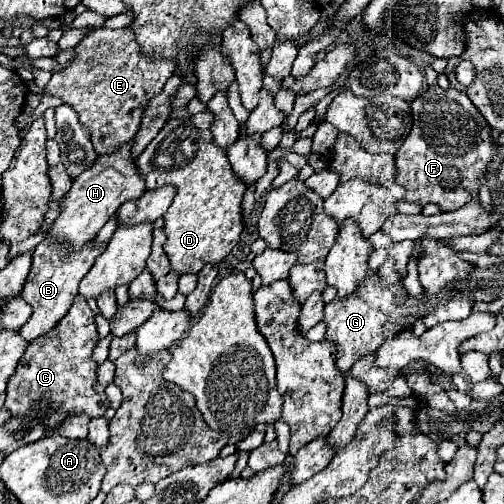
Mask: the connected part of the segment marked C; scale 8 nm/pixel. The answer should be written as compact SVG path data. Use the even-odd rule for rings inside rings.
M76 294L70 310L50 330L50 334L40 336L38 340L30 342L14 376L8 380L6 408L12 412L12 416L22 416L38 400L44 400L44 404L50 404L52 408L60 408L58 412L52 412L50 418L46 418L46 424L52 426L50 434L58 430L60 422L66 418L68 412L84 410L84 414L88 414L90 418L104 416L110 402L106 394L98 394L94 390L94 384L98 382L98 376L96 376L98 364L92 360L92 350L98 340L100 336L96 332L94 312L90 310L86 298Z

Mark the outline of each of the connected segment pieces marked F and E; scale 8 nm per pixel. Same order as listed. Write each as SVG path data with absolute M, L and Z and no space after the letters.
M438 84L428 86L428 90L422 92L422 96L418 96L410 104L410 108L412 108L414 124L408 138L396 152L396 164L398 164L396 180L400 186L406 188L404 200L420 206L426 206L428 202L432 202L432 204L438 204L440 212L454 212L464 204L468 204L472 198L478 198L480 178L486 174L488 164L494 158L494 142L492 142L490 126L486 124L478 108L470 102L470 98L464 92L454 88L442 90Z
M94 28L76 50L78 54L72 64L52 74L44 92L58 96L78 112L80 122L90 130L90 140L98 154L112 154L120 144L136 136L146 104L162 92L176 64L174 60L146 60L138 52L138 42L128 28Z

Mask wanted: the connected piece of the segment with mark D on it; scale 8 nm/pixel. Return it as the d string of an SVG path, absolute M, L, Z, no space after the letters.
M212 112L200 114L174 114L158 136L138 156L138 170L146 178L146 188L172 184L178 188L178 196L164 214L164 232L168 236L164 250L172 268L178 274L200 272L204 264L218 264L238 244L244 220L242 220L242 196L246 184L238 180L230 168L226 152L212 142L210 124Z

